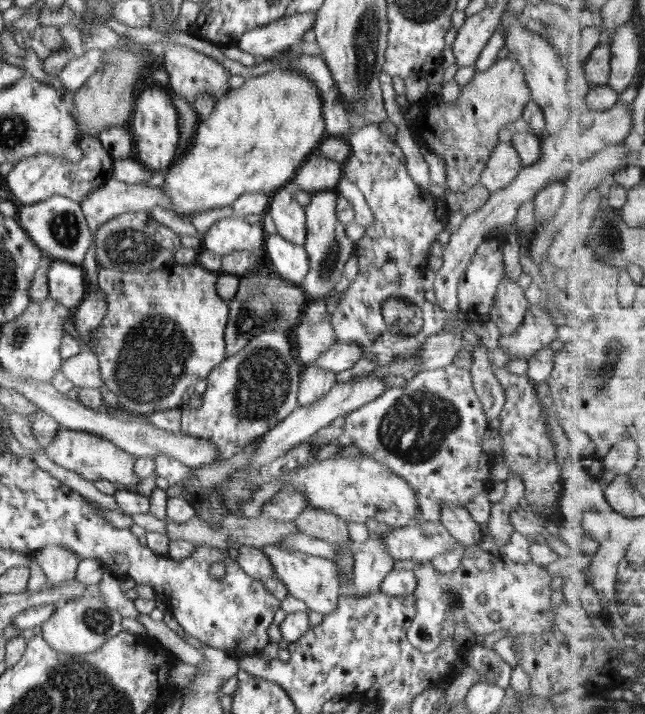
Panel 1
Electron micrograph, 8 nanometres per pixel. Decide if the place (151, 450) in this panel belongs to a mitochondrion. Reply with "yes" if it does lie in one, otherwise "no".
no

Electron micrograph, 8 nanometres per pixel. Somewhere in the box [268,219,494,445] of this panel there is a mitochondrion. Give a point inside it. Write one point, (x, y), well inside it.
(400, 315)

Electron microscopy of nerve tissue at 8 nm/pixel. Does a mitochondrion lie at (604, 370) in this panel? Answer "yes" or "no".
yes

